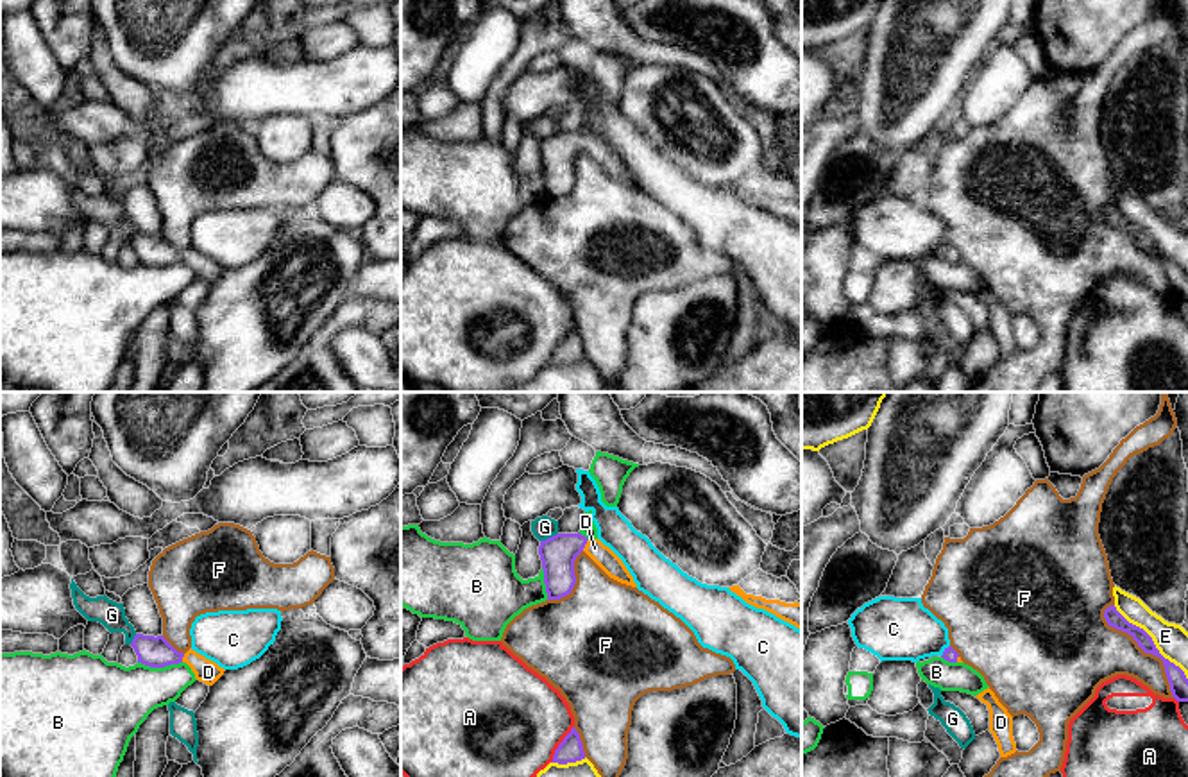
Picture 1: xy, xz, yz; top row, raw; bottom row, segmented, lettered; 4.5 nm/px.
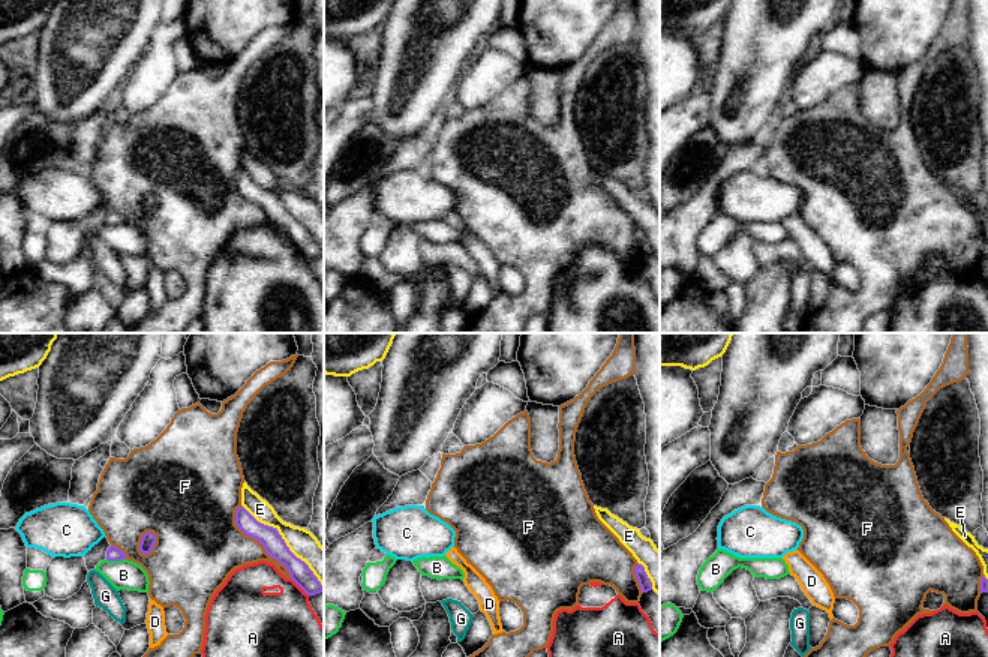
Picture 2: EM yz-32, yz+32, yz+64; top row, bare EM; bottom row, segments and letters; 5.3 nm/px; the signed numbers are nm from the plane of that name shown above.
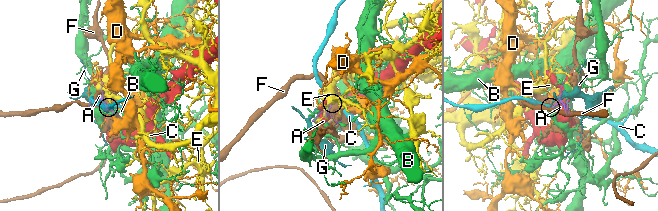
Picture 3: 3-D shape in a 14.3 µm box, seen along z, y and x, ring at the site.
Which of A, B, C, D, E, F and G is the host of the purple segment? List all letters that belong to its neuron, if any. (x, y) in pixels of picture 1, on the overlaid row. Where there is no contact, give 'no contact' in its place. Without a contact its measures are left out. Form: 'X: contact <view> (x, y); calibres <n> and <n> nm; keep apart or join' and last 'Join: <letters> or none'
A: contact xz (560, 743); calibres 110 and 480 nm; keep apart
B: contact xy (160, 666); calibres 140 and 300 nm; keep apart
C: contact yz (945, 650); calibres 60 and 280 nm; keep apart
D: contact xz (585, 543); calibres 160 and 90 nm; join
E: contact yz (1153, 641); calibres 90 and 150 nm; keep apart
F: contact yz (1144, 650); calibres 90 and 300 nm; keep apart
G: contact xz (550, 537); calibres 160 and 100 nm; keep apart
Join: D

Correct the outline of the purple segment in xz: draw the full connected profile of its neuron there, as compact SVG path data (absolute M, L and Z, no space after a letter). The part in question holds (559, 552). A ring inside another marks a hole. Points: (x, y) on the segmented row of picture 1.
M580 532L556 534L540 541L539 546L547 600L560 600L571 594L576 584L574 560L581 551L585 551L610 578L637 587L623 560L599 539L587 539Z

